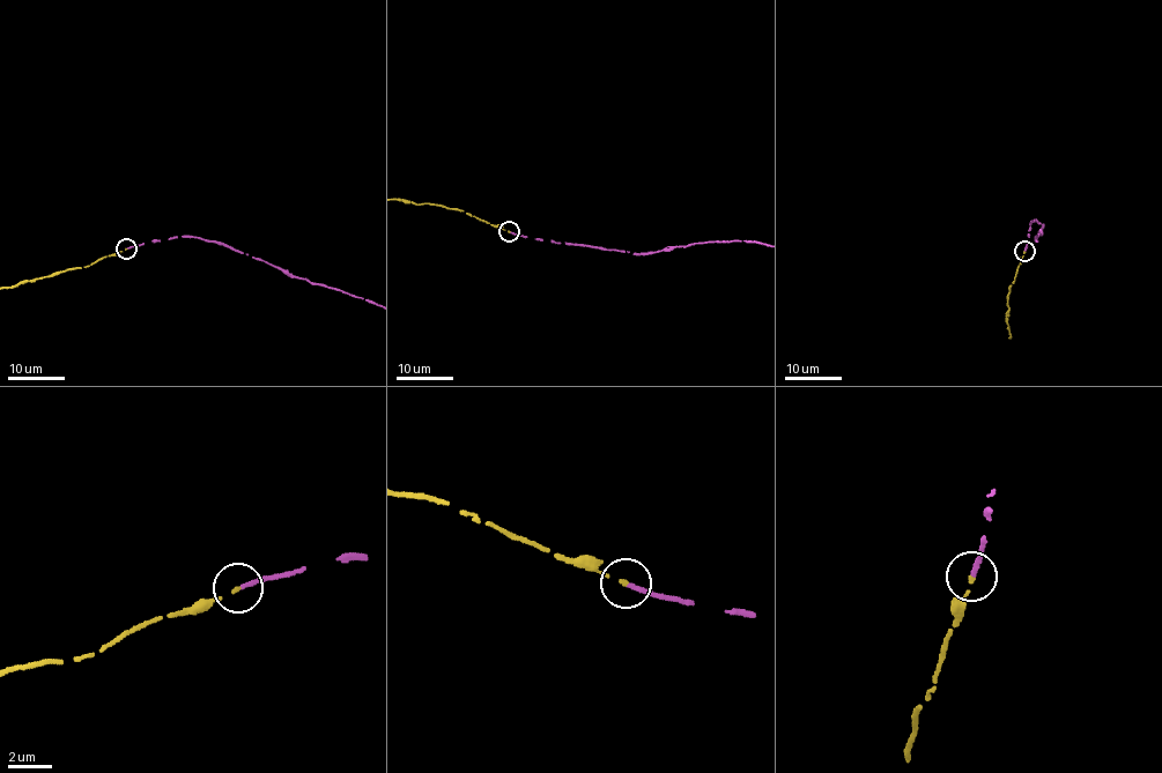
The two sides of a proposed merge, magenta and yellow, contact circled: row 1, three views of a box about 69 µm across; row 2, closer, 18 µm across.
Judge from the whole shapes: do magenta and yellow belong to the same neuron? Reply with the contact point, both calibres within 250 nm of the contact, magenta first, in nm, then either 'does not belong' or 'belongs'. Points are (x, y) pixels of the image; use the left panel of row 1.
place (126, 249); calibres 190 and 110 nm; belongs

